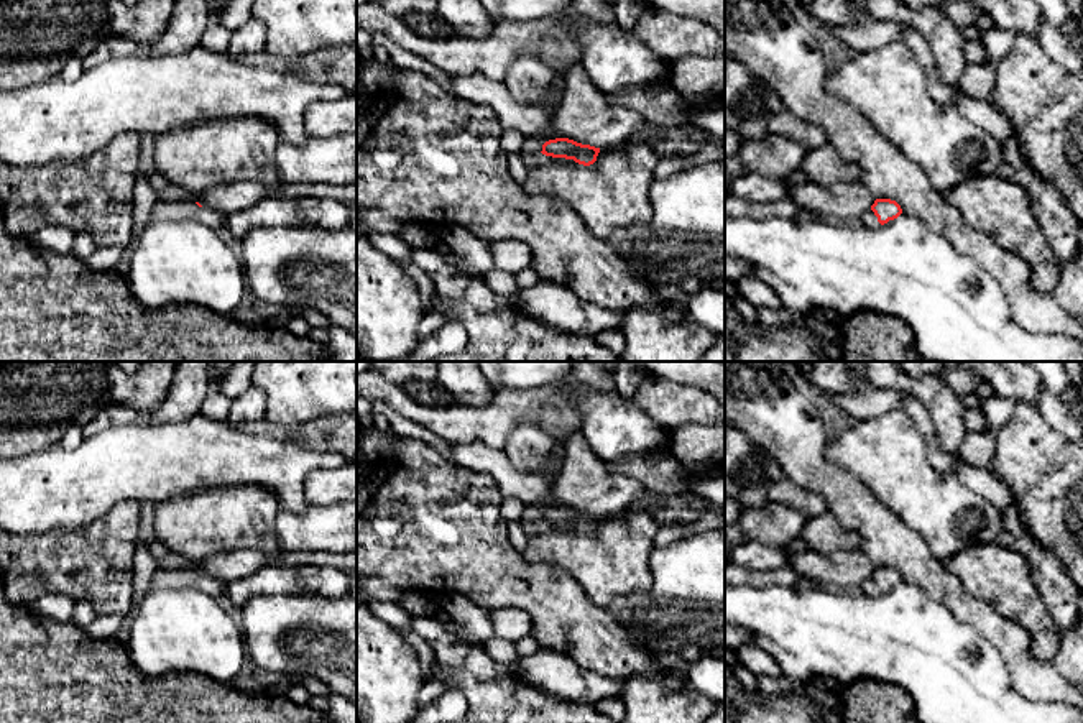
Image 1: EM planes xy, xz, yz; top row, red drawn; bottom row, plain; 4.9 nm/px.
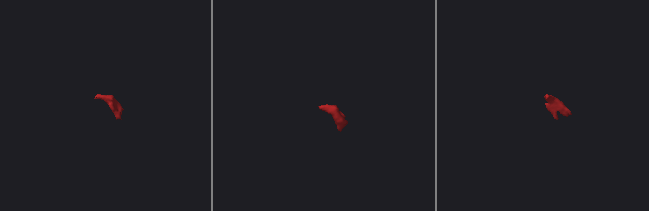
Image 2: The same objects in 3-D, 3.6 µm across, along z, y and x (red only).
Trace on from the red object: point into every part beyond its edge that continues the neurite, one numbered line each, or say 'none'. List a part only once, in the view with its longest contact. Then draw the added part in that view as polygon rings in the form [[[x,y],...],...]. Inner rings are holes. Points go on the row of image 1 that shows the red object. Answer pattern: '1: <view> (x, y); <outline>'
1: yz (868, 219); [[[869,209],[866,210],[861,219],[859,223],[866,225],[866,227],[879,227],[881,223],[878,222],[878,217],[874,215],[874,212]]]

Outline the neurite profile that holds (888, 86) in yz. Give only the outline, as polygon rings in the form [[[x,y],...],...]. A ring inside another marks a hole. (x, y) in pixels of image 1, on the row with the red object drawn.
[[[902,41],[856,53],[828,72],[823,89],[864,115],[904,156],[924,169],[937,191],[947,192],[966,179],[994,176],[1002,163],[1001,146],[989,133],[963,117],[955,105],[940,105],[932,99],[925,67]]]

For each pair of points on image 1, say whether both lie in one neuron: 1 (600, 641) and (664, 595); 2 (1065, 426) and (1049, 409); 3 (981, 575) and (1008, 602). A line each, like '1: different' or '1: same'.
1: different
2: same
3: same

